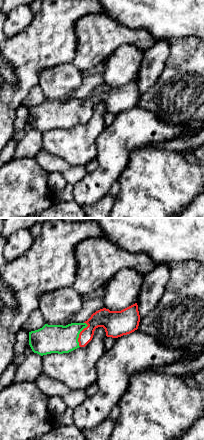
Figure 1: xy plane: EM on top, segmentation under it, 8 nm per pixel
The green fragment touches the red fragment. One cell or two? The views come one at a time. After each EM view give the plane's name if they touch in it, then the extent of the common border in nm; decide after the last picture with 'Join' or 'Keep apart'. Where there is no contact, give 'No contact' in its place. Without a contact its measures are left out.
Touches green in xy. Shared border 200 nm

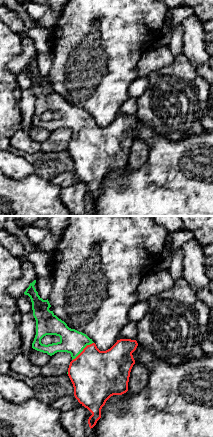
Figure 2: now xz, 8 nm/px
Touches green in xz. Shared border 220 nm

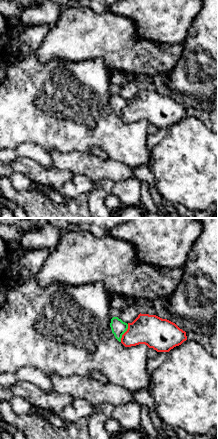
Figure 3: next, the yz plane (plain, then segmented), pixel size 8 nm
Touches green in yz. Shared border 160 nm

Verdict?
Join

